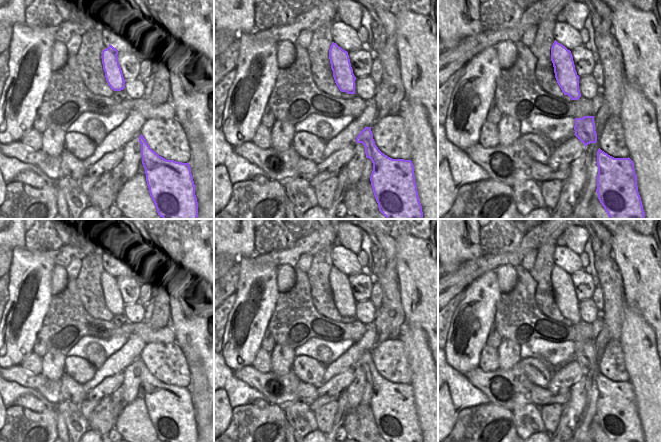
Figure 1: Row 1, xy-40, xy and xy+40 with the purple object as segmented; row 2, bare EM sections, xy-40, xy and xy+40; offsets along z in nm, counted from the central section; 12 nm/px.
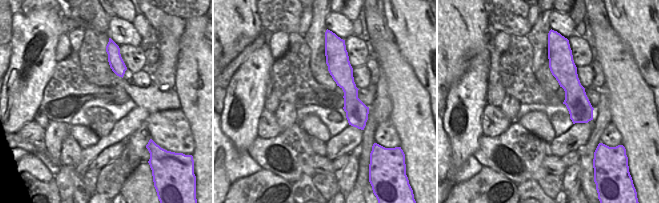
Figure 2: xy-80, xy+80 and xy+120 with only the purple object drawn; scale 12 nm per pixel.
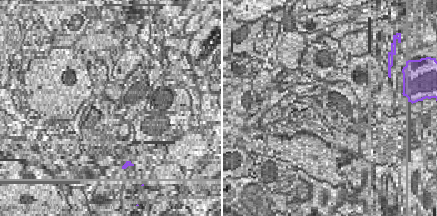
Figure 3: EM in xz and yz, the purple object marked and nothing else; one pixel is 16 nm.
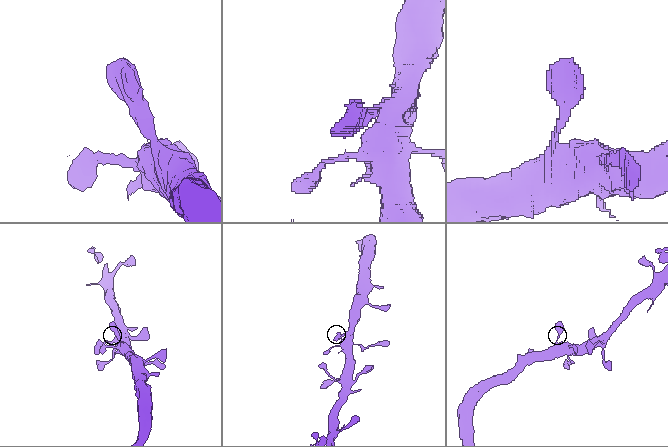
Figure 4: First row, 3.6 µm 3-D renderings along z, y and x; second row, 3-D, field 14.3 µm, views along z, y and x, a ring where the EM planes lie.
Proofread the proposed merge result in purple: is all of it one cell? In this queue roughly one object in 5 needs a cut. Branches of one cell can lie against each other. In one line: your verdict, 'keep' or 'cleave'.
keep

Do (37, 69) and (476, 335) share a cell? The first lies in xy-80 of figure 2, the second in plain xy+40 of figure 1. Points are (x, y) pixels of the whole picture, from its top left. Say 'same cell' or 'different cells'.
same cell

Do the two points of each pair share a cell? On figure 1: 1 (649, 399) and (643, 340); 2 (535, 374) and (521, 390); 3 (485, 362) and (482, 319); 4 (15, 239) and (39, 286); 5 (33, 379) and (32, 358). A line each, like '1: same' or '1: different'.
1: same
2: different
3: different
4: different
5: different

